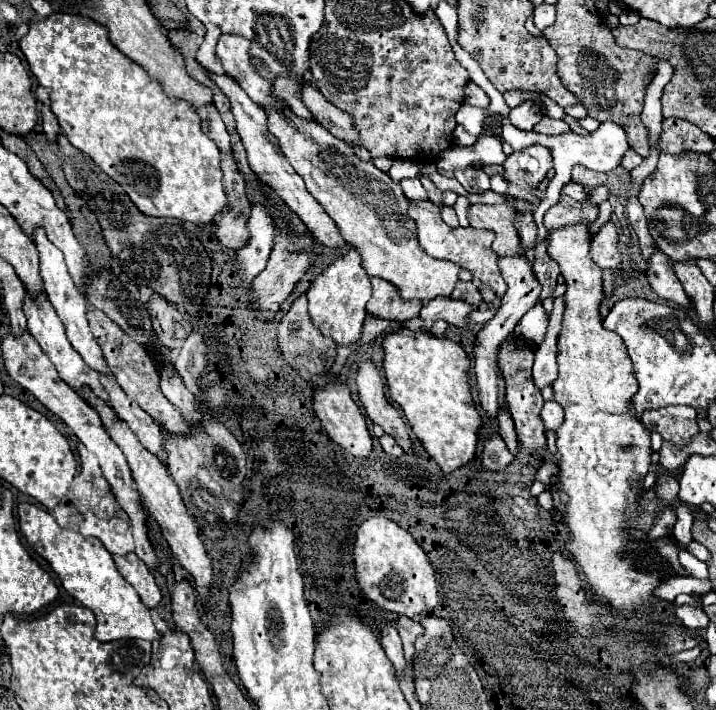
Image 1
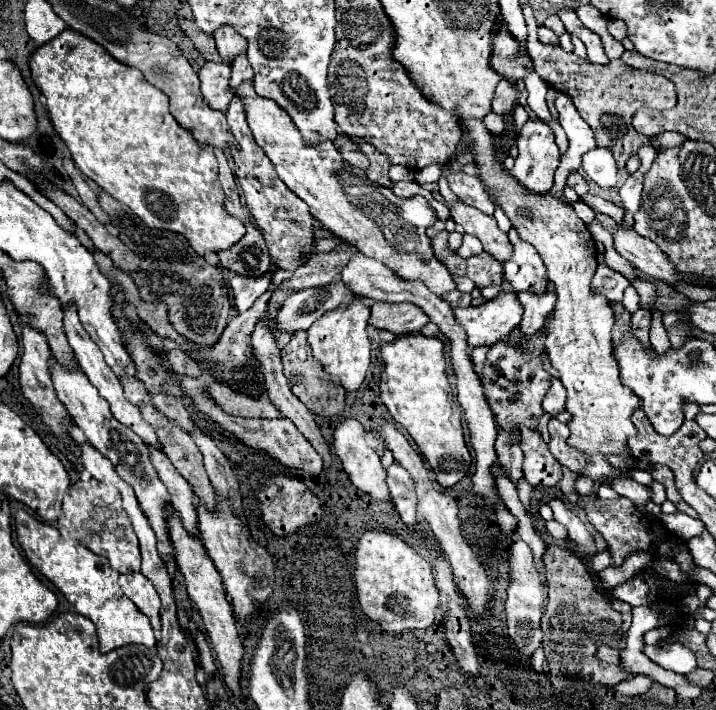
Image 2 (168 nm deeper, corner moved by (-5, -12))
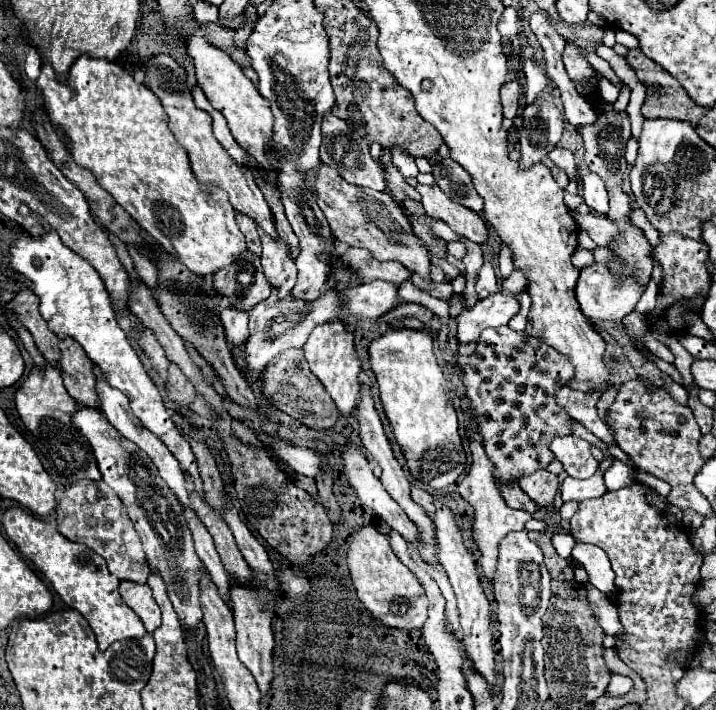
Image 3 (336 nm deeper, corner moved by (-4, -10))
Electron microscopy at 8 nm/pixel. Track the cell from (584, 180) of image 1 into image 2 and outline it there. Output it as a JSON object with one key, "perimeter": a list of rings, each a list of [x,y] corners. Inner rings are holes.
{"perimeter":[[[572,174],[572,176],[568,176],[566,186],[570,186],[578,196],[584,196],[584,194],[588,192],[588,184],[586,184],[586,180],[584,180],[580,174]]]}

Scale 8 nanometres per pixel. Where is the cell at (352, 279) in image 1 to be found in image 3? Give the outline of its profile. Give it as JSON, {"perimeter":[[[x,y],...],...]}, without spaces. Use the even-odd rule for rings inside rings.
{"perimeter":[[[335,320],[335,322],[327,322],[327,324],[319,324],[315,326],[315,330],[311,332],[309,340],[303,346],[305,358],[309,362],[311,372],[323,382],[325,390],[331,394],[331,398],[335,400],[337,408],[341,414],[351,414],[357,398],[359,398],[359,372],[361,372],[361,362],[357,358],[357,350],[355,350],[355,336],[351,330],[345,328],[343,322]]]}

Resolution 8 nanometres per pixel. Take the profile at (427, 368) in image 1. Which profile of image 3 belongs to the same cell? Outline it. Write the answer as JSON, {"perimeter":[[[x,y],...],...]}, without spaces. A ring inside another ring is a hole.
{"perimeter":[[[391,328],[369,344],[369,356],[385,414],[393,426],[395,440],[403,448],[411,476],[431,488],[455,484],[465,470],[467,458],[461,446],[451,392],[433,354],[431,334],[423,330]]]}

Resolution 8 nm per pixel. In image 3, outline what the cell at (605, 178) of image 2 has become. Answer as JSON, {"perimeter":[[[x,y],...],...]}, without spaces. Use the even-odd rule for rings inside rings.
{"perimeter":[[[589,172],[583,176],[583,198],[591,210],[595,210],[597,214],[607,214],[609,194],[601,178],[595,172]]]}

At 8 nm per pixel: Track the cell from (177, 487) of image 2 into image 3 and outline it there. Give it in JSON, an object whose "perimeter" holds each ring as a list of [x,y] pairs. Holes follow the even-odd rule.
{"perimeter":[[[183,508],[183,514],[185,514],[185,520],[187,520],[187,526],[193,534],[193,540],[195,540],[195,550],[197,550],[197,556],[199,560],[205,564],[213,584],[217,586],[221,598],[229,604],[229,574],[225,572],[223,564],[221,564],[221,558],[215,550],[215,544],[213,544],[213,538],[209,534],[209,530],[203,526],[203,522],[199,522],[195,510],[187,510]]]}

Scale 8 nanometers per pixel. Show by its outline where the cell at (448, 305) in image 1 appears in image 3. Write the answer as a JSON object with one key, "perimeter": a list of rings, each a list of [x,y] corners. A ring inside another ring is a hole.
{"perimeter":[[[503,292],[491,294],[479,300],[473,308],[463,310],[457,320],[457,338],[461,344],[477,342],[479,334],[491,326],[507,324],[519,312],[519,302],[515,296],[507,296]]]}

